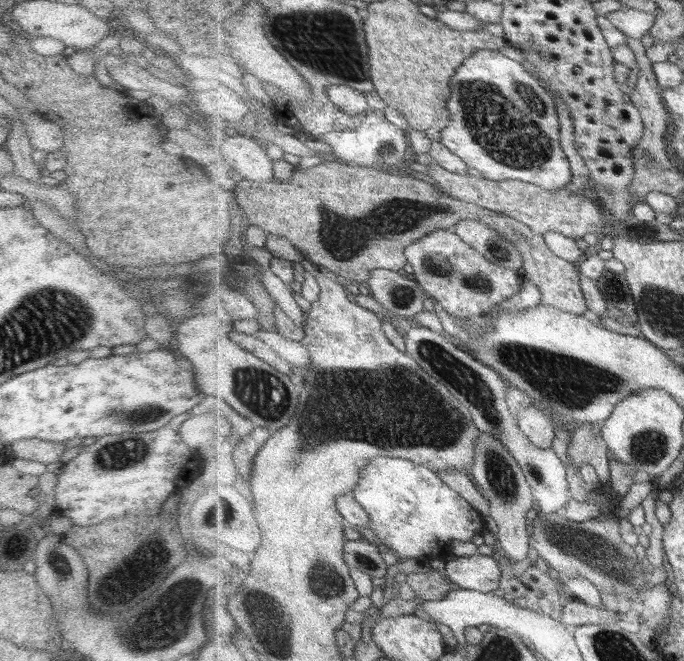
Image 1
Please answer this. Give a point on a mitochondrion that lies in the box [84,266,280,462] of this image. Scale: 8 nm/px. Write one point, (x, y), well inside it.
(144, 413)

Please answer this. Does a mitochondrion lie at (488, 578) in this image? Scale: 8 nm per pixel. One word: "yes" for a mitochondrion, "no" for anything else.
no

